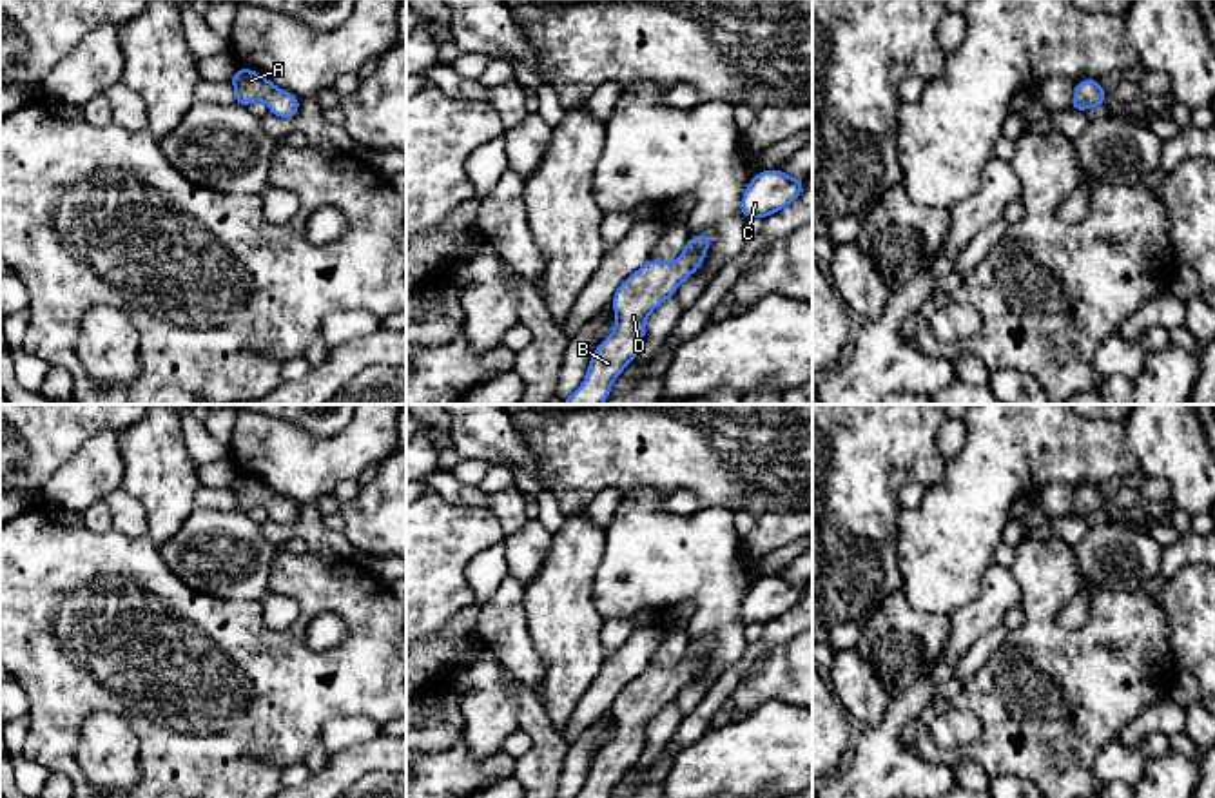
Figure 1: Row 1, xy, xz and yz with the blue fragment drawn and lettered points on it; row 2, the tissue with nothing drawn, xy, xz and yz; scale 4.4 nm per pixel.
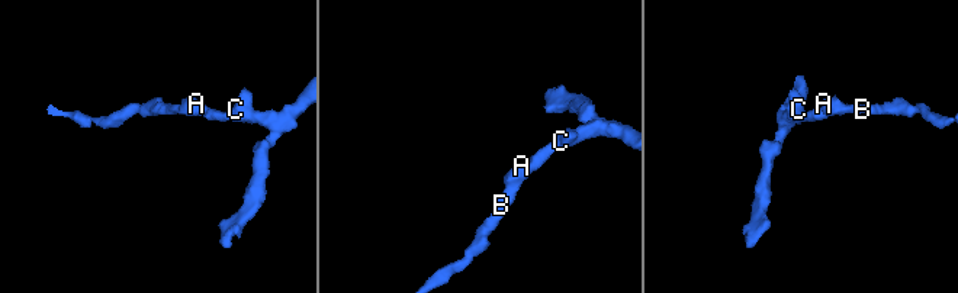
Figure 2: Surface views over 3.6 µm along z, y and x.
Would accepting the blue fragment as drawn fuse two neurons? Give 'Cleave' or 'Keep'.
Keep

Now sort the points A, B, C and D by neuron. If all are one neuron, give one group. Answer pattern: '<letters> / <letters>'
A B C D

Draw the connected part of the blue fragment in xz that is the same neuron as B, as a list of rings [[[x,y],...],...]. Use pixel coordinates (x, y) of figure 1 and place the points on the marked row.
[[[709,232],[689,238],[673,263],[649,258],[617,288],[611,299],[617,316],[615,330],[591,354],[586,379],[562,404],[602,404],[609,397],[613,381],[638,355],[646,337],[646,319],[698,270],[709,245]]]

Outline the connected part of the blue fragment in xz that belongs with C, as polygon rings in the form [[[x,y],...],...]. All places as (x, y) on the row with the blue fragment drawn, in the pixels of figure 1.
[[[782,169],[762,170],[747,185],[740,212],[747,218],[767,218],[791,205],[803,190],[805,178],[789,178]]]

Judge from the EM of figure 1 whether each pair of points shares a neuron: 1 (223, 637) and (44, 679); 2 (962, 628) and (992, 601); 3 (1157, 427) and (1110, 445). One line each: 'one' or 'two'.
1: one
2: one
3: two

